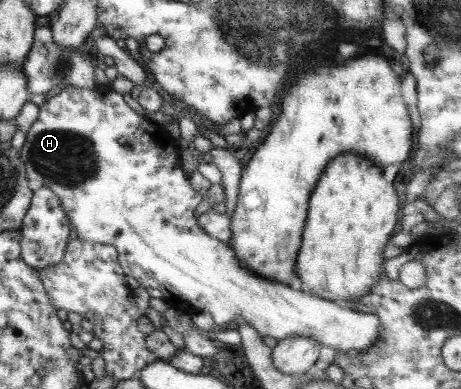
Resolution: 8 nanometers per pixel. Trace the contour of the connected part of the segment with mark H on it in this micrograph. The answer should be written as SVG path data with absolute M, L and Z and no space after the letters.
M72 86L63 87L60 92L38 106L37 118L31 124L29 130L25 133L25 142L21 146L19 155L22 158L23 168L26 173L27 180L37 180L41 182L43 187L50 188L59 199L61 208L64 210L66 217L70 220L76 230L76 236L84 241L99 243L104 246L111 246L116 250L119 266L122 268L125 276L135 278L143 288L157 288L164 292L165 297L169 301L183 302L181 311L190 313L194 316L200 313L209 314L212 322L217 326L228 326L236 320L242 318L247 324L250 324L261 337L271 336L277 341L287 338L288 336L299 335L318 342L318 345L327 346L335 351L347 353L347 356L355 356L360 350L371 346L378 335L378 320L373 314L365 312L357 312L349 306L335 303L329 299L322 299L316 294L306 289L293 290L287 284L276 283L260 277L252 270L245 268L245 265L238 263L232 248L226 242L219 242L216 238L207 236L196 223L193 217L193 211L202 196L193 190L188 180L188 175L183 172L180 166L180 149L176 139L171 137L163 126L151 123L146 117L141 117L137 112L133 111L116 91L103 94L101 90L87 90L87 88L75 88Z

